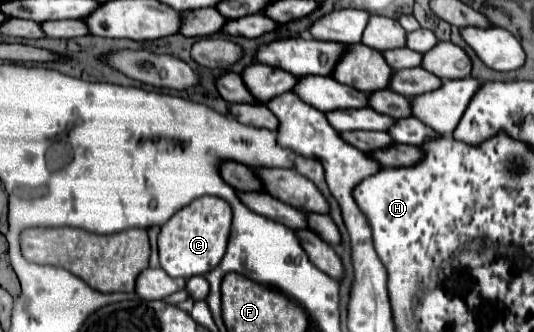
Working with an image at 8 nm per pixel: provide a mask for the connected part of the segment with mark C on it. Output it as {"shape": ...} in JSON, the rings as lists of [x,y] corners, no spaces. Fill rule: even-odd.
{"shape":[[[203,196],[193,200],[189,206],[179,210],[175,216],[171,216],[169,222],[161,226],[159,232],[161,268],[171,278],[179,278],[179,276],[191,278],[197,274],[207,274],[209,270],[217,268],[227,248],[231,220],[233,220],[233,212],[227,200],[217,196]]]}

